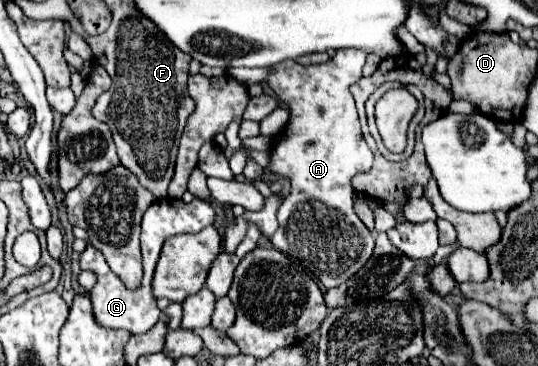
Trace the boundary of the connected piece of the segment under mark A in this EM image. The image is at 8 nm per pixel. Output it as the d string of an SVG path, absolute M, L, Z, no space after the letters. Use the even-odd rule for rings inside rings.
M338 49L332 59L320 65L300 65L286 59L274 67L244 69L230 67L228 75L242 85L268 83L282 103L288 105L290 121L280 139L270 149L268 171L276 177L290 179L290 195L278 209L278 231L272 245L290 257L300 259L322 281L326 289L350 279L372 255L374 239L354 213L354 189L350 179L372 169L372 151L360 133L358 113L350 85L362 77L368 53L360 49Z

